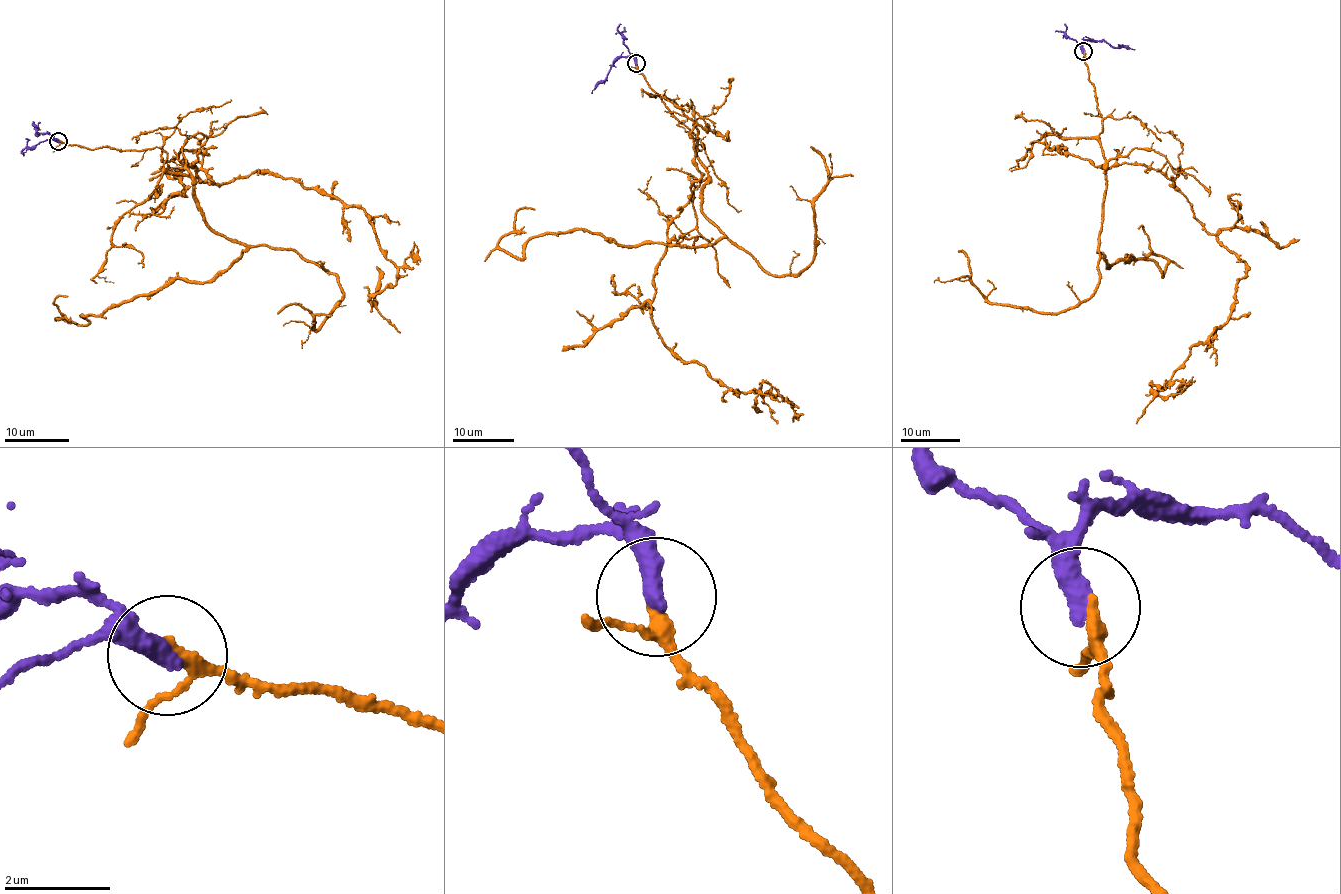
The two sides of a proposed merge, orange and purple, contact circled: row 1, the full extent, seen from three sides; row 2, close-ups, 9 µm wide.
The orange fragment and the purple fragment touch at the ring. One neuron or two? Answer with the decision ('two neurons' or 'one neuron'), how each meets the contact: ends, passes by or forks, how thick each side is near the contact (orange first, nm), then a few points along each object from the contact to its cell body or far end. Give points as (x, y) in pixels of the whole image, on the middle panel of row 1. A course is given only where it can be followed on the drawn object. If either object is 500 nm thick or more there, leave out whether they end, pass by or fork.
one neuron; orange passes by; purple ends there; 200 nm thick on the orange side, 400 nm on the other; orange runs (635, 64), (708, 175), (688, 174), (668, 231), (656, 333), (725, 386), (786, 398), (761, 383), (757, 408); purple runs (635, 64), (630, 56), (623, 56), (591, 93)

